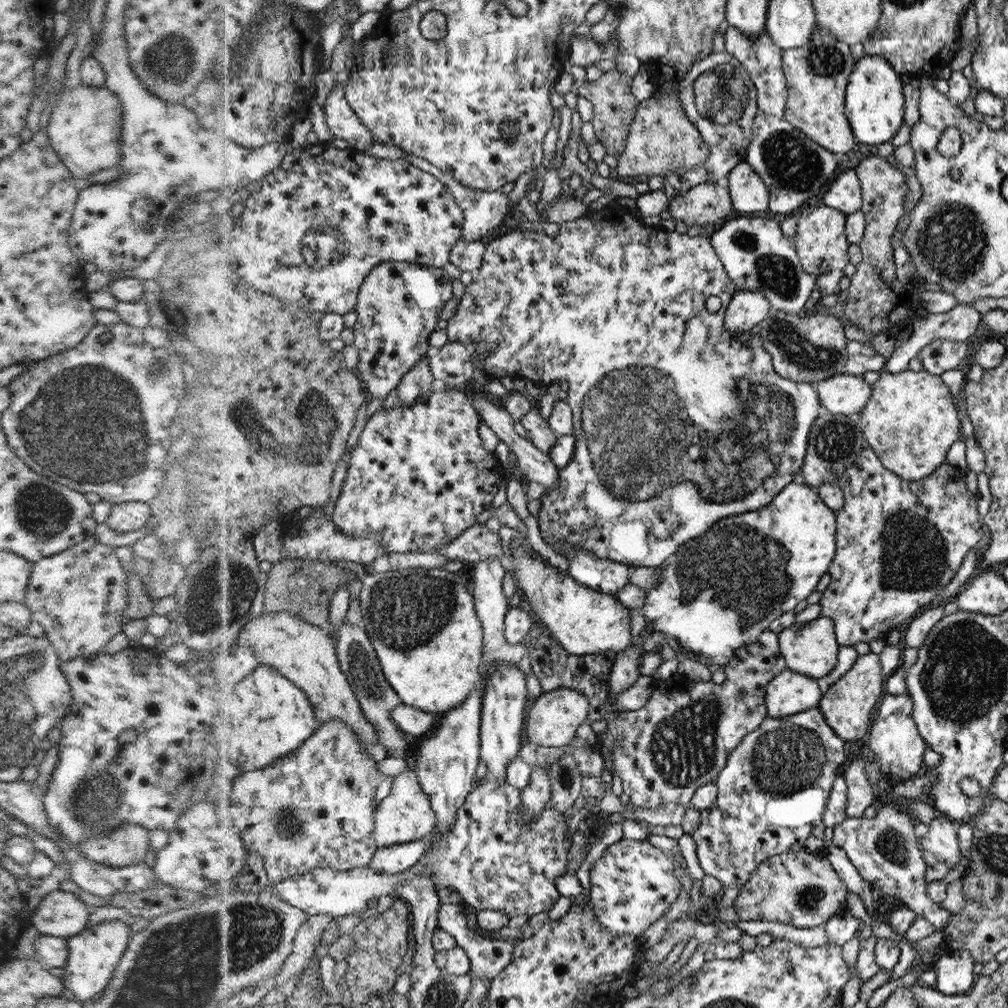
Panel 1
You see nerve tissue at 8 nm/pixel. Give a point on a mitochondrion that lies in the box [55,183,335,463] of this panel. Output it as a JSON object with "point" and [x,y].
{"point":[257,438]}

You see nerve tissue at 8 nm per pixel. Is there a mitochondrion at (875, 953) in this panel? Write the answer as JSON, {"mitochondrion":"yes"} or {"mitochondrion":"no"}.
{"mitochondrion":"no"}

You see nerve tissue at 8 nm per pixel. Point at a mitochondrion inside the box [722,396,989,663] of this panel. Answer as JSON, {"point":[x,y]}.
{"point":[913,555]}

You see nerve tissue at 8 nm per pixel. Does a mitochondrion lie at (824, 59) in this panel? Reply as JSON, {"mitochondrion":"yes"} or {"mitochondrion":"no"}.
{"mitochondrion":"yes"}

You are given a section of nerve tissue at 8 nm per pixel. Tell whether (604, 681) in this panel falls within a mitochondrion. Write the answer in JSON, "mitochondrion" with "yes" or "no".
{"mitochondrion":"no"}

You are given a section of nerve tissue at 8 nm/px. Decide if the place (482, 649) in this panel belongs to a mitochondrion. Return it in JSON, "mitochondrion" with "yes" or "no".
{"mitochondrion":"no"}

